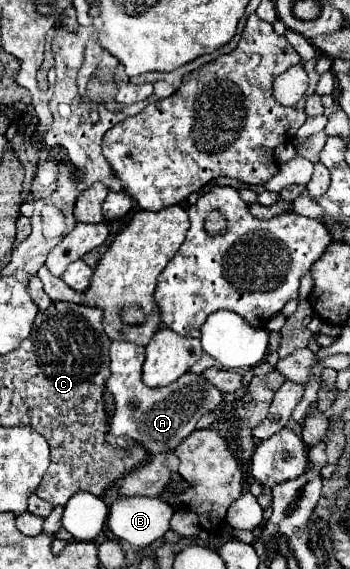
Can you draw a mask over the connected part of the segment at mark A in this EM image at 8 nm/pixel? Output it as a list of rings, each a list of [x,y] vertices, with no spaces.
[[[113,341],[109,349],[111,357],[111,377],[107,379],[107,389],[117,401],[117,411],[111,419],[113,435],[127,435],[133,441],[141,443],[149,453],[173,451],[191,431],[195,431],[197,421],[211,409],[215,409],[223,395],[207,379],[195,373],[185,373],[175,383],[167,387],[147,387],[141,377],[145,347],[129,341]]]

